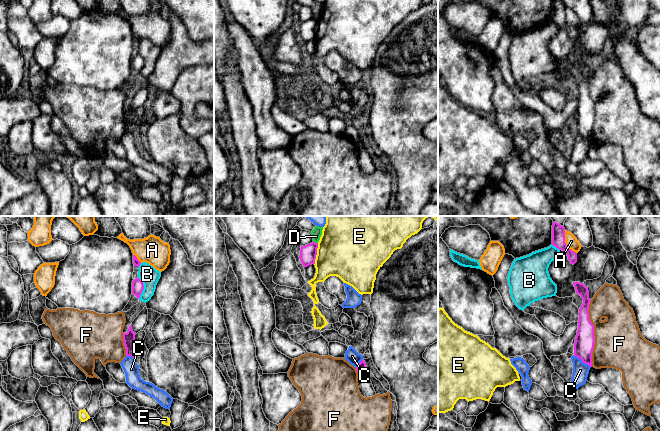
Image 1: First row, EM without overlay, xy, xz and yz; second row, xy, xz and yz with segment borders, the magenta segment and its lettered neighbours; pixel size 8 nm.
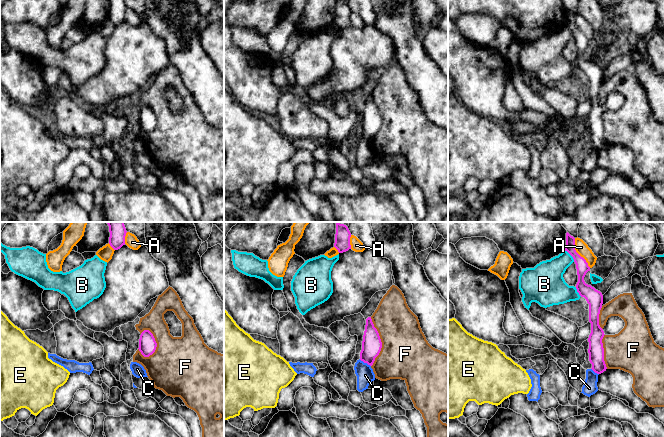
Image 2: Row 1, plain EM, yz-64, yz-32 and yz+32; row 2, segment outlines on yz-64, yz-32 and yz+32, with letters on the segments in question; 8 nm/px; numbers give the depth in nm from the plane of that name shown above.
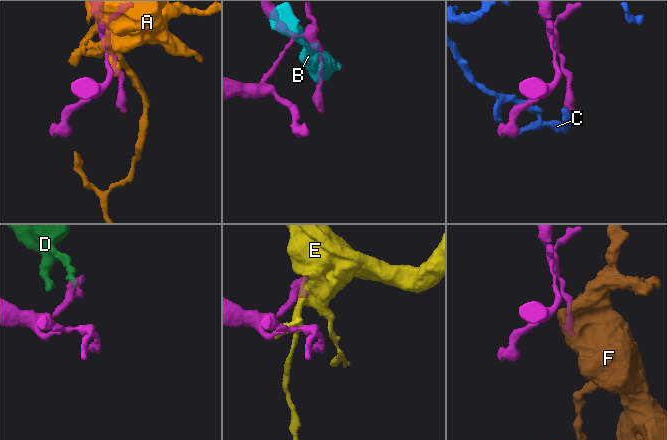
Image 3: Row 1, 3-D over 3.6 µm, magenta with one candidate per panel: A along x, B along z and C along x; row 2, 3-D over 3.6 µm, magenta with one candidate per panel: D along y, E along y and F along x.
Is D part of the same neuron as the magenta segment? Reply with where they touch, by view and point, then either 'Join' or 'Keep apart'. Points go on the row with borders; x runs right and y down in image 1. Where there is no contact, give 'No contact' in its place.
Touches magenta at xz (314, 242). Keep apart

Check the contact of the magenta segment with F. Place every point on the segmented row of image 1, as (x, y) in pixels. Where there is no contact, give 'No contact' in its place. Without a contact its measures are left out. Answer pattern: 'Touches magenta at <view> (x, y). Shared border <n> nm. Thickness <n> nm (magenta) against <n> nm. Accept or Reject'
Touches magenta at yz (593, 333). Shared border 550 nm. Thickness 160 nm (magenta) against 400 nm. Reject

